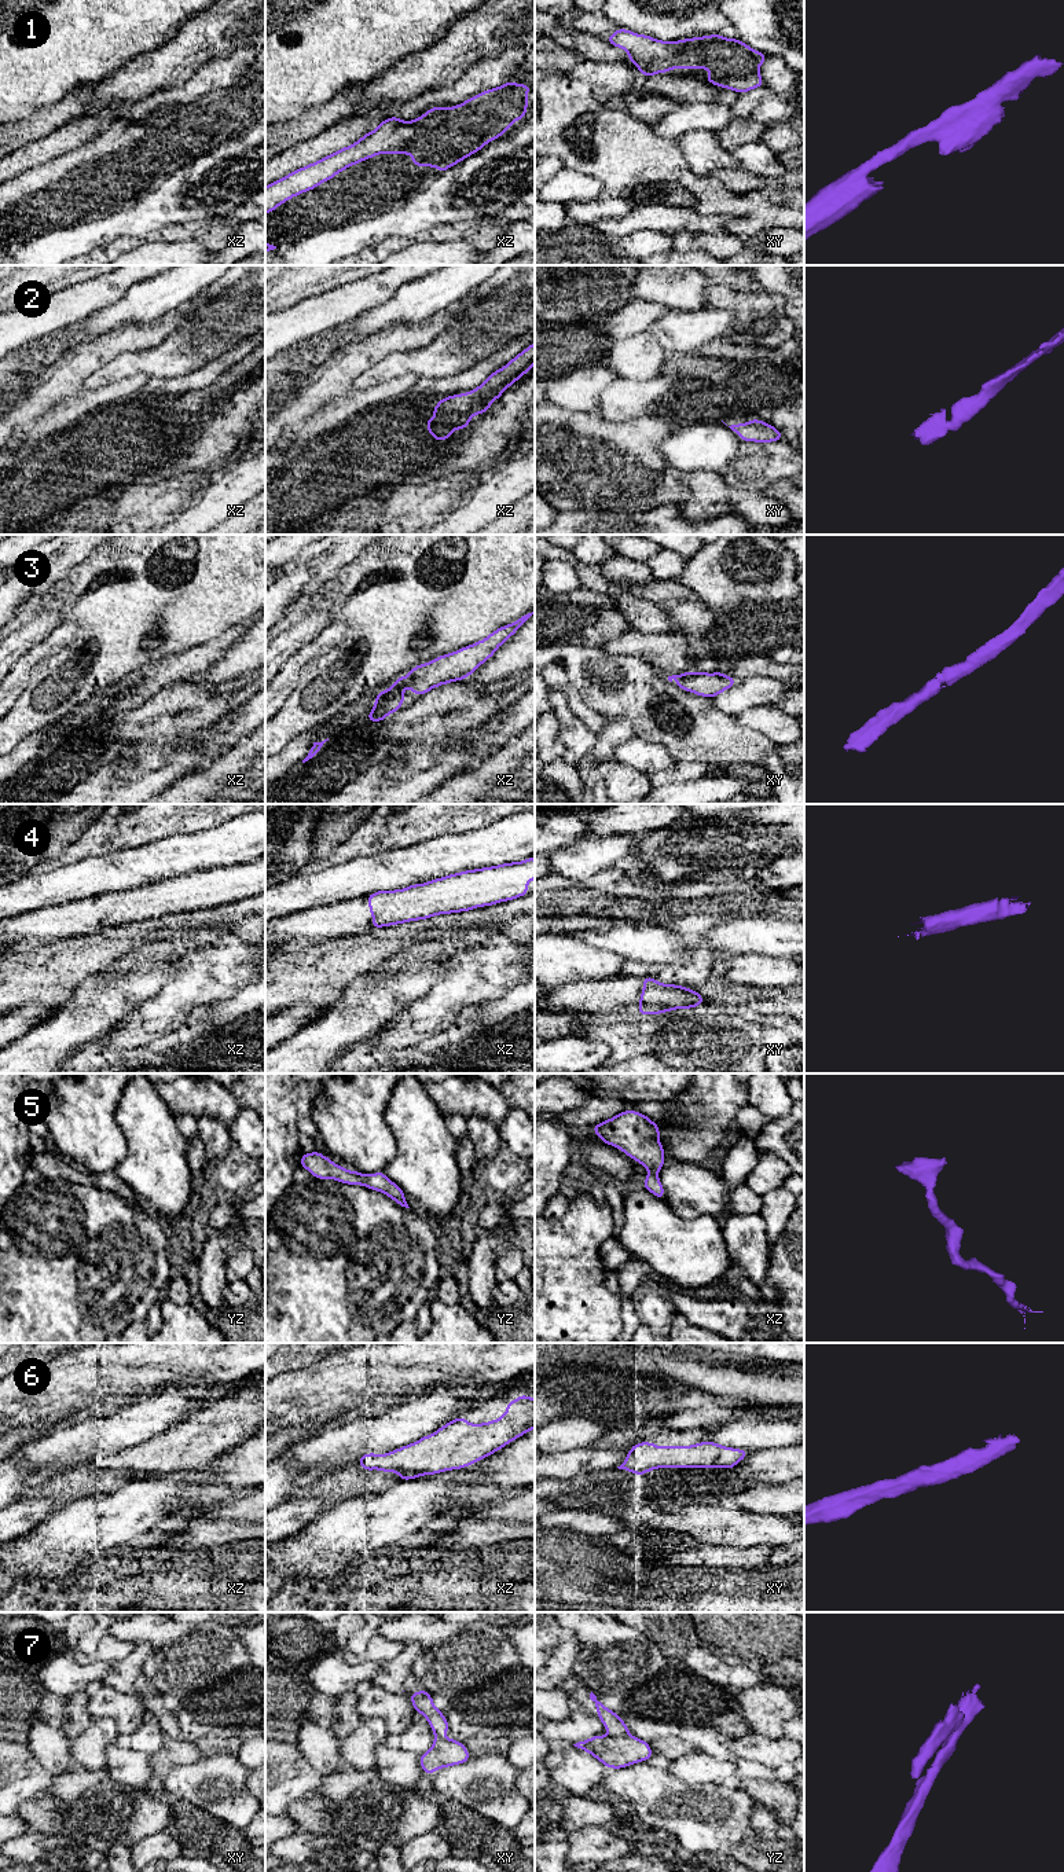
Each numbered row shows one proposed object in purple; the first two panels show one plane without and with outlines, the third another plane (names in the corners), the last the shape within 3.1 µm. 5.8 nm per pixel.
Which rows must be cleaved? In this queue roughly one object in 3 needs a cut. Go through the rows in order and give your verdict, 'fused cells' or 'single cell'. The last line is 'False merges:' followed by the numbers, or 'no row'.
1: single cell
2: single cell
3: single cell
4: single cell
5: single cell
6: single cell
7: fused cells
False merges: 7

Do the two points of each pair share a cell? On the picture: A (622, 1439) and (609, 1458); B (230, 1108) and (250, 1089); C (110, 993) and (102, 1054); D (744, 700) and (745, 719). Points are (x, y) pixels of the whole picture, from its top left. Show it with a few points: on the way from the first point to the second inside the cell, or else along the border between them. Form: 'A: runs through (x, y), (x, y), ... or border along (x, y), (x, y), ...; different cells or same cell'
A: border along (593, 1446), (622, 1447), (627, 1450); different cells
B: border along (223, 1087), (241, 1105); different cells
C: border along (95, 1041), (69, 1059); different cells
D: border along (771, 703), (754, 705), (734, 716); different cells

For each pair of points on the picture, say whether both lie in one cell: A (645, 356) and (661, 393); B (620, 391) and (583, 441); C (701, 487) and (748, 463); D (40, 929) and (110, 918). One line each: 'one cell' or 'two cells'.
A: two cells
B: two cells
C: two cells
D: one cell

